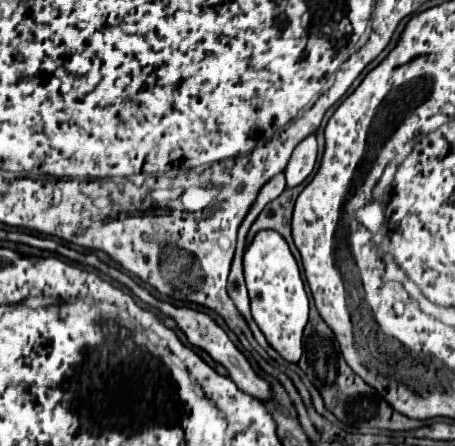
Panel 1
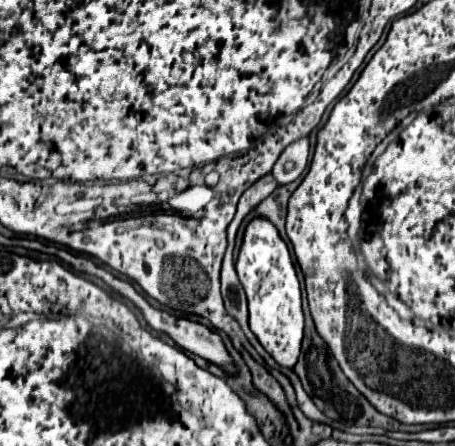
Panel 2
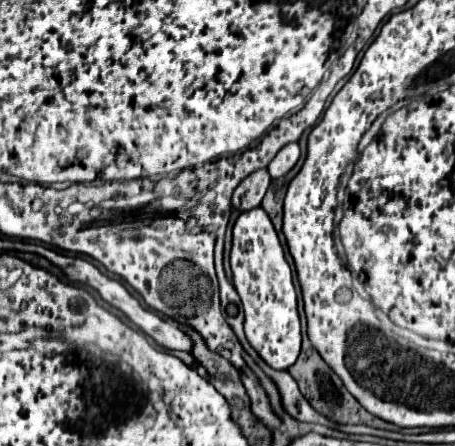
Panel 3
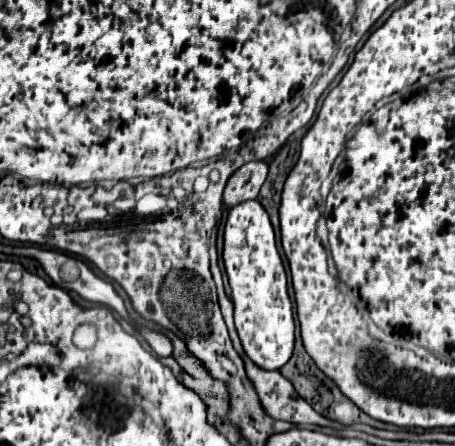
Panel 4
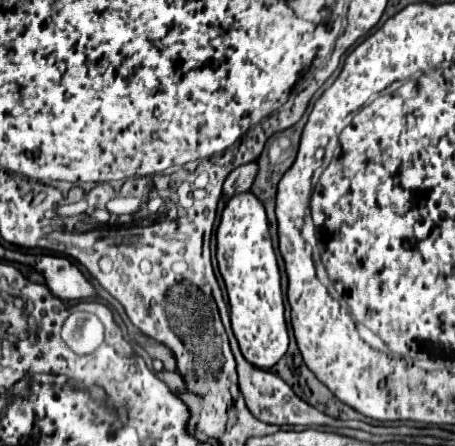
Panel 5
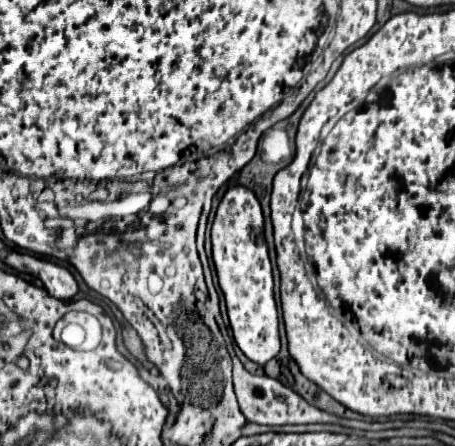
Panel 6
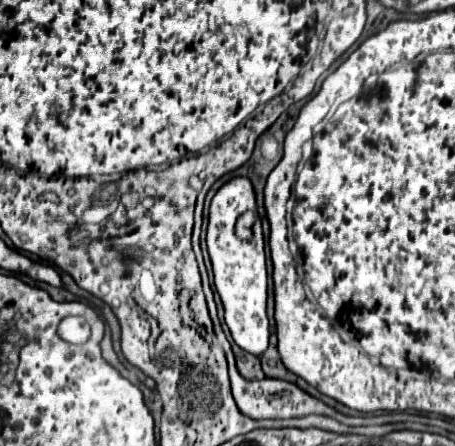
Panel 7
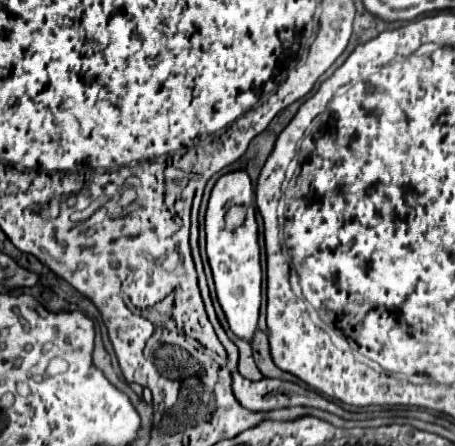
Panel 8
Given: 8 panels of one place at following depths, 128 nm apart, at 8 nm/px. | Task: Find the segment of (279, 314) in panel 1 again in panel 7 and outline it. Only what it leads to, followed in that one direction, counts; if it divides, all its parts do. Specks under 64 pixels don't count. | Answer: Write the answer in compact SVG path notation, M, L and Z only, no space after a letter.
M232 178L212 198L206 242L208 242L208 254L214 268L214 284L224 304L226 324L230 328L230 334L242 350L254 356L262 356L270 344L270 322L266 314L268 274L266 274L265 240L260 219L252 227L251 240L246 242L236 238L234 234L236 220L246 210L256 210L254 188L248 178Z

